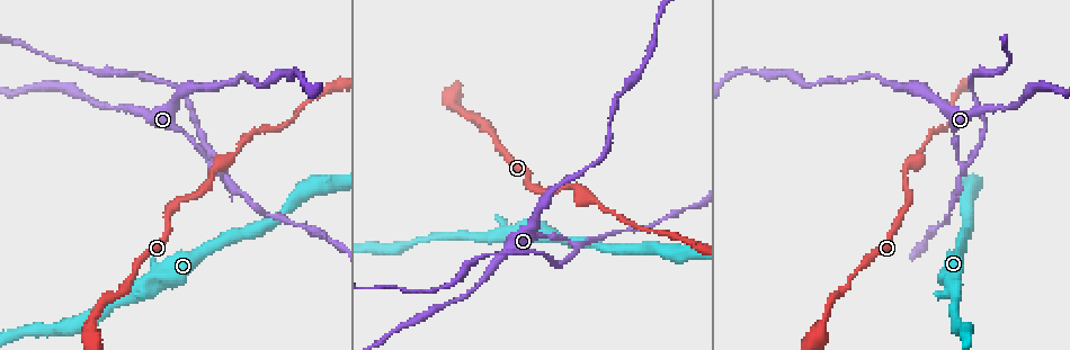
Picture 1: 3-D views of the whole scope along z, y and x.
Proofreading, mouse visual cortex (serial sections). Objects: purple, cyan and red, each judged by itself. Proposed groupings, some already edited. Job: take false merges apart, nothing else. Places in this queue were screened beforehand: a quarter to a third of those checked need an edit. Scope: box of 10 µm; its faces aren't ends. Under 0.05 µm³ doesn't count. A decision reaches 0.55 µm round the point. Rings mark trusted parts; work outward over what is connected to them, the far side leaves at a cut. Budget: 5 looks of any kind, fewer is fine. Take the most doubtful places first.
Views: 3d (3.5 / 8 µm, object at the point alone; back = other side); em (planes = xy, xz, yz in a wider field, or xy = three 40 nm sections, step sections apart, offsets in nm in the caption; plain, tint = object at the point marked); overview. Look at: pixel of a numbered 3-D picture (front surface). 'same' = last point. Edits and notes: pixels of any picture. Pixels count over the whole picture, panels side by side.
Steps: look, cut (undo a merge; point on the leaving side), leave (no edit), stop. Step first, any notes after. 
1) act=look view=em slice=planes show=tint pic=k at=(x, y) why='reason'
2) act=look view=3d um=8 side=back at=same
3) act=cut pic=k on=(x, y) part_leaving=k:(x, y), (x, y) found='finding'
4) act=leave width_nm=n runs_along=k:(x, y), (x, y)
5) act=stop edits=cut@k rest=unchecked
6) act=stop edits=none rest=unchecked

act=look view=3d um=8 pic=1 at=(962, 167) why='sharp bend'

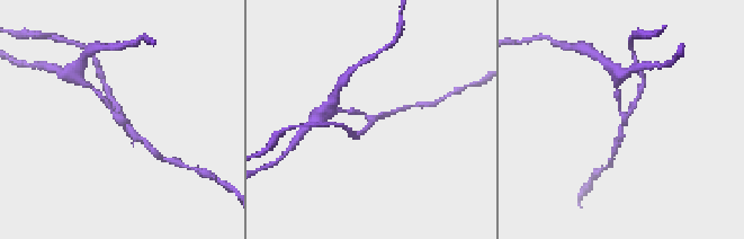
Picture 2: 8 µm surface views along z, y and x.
act=look view=3d um=3.5 at=same why='zoom in'

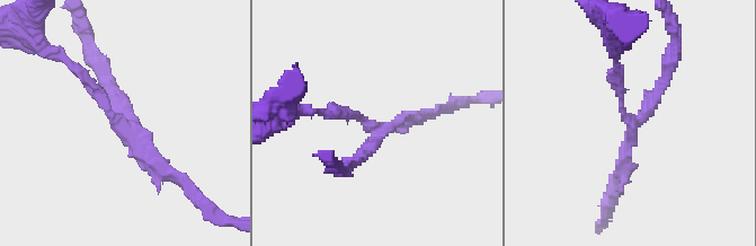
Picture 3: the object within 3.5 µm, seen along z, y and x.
act=look view=em slice=planes show=tint pic=3 at=(633, 122) arms=3 arm_widths_nm=150,150,200

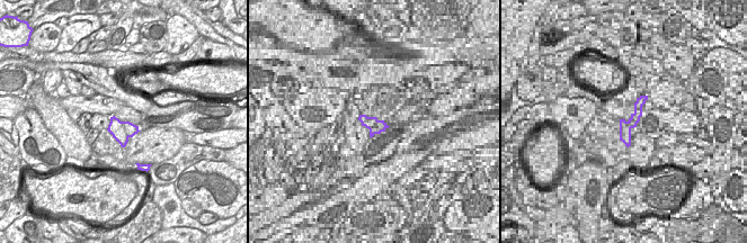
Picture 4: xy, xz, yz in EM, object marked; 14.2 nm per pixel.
act=cut pic=3 on=(106, 84) width_nm=300 part_leaving=3:(118, 120), (122, 113), (87, 36) found='a second cell is stuck on'

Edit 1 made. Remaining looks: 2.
act=look view=overview why='see it whole again'

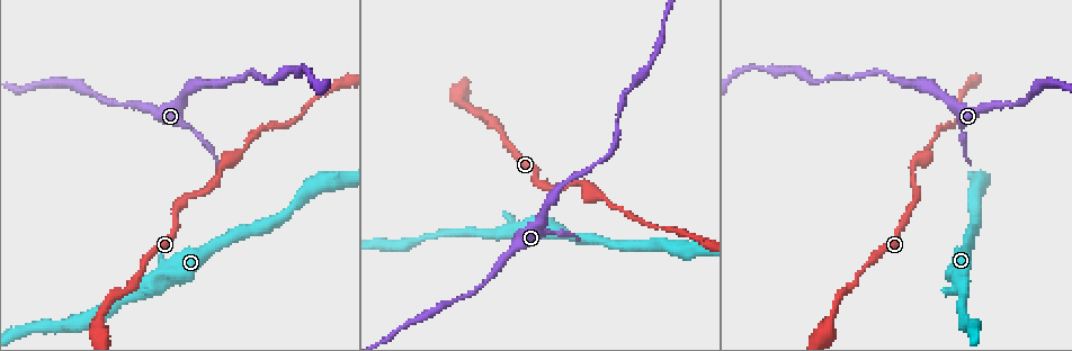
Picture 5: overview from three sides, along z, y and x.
act=look view=3d um=3.5 pic=5 at=(661, 227)

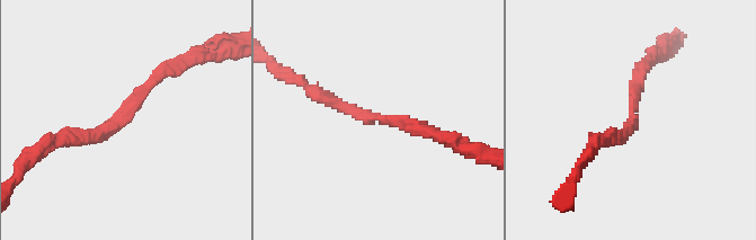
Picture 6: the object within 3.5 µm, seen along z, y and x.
act=leave runs_along=6:(64, 136), (103, 133), (183, 61) found='one cell here'

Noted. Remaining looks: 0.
act=stop edits=cut@3 rest=unchecked

